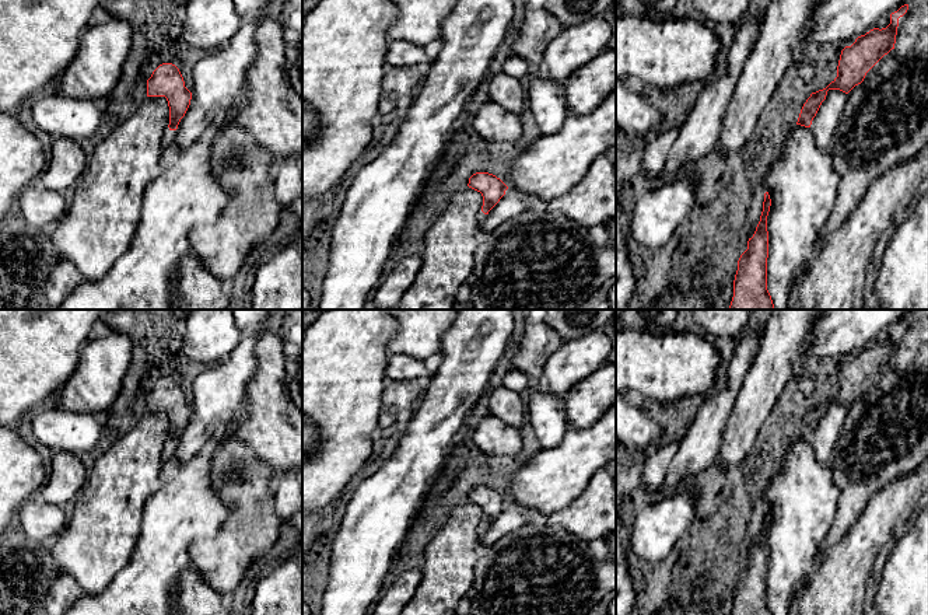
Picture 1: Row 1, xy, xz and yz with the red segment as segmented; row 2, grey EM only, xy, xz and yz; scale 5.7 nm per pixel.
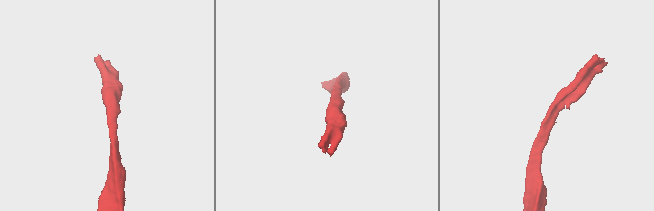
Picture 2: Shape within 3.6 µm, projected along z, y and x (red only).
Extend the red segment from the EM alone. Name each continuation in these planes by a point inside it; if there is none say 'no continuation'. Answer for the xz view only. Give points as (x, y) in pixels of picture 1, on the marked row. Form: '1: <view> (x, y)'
no continuation

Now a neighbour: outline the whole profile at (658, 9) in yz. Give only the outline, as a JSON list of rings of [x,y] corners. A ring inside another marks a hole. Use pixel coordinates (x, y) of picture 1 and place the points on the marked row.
[[[621,0],[624,14],[642,17],[670,17],[677,0]]]

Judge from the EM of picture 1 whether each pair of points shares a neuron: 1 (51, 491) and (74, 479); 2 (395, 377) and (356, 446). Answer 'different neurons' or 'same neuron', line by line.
1: same neuron
2: different neurons

